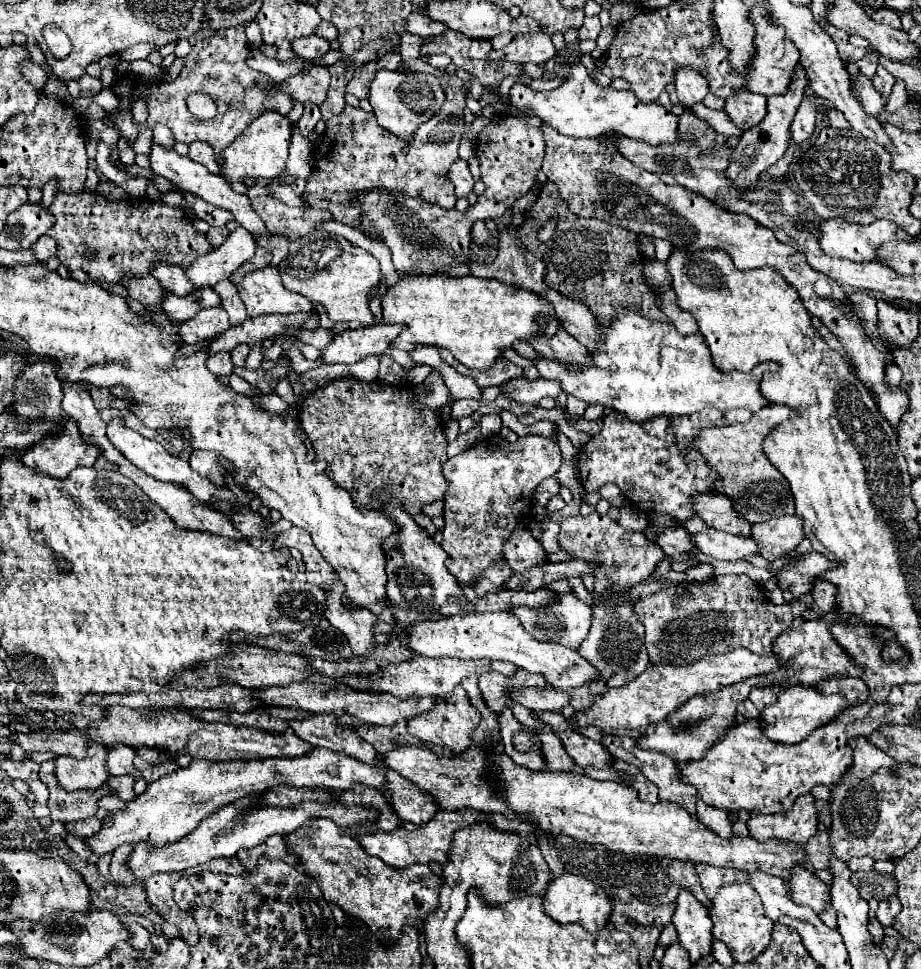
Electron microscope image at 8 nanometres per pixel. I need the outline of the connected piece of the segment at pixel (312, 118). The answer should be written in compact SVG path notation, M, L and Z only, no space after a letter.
M310 103L304 104L303 116L297 122L297 125L304 136L308 136L314 129L316 123L321 119L320 109Z

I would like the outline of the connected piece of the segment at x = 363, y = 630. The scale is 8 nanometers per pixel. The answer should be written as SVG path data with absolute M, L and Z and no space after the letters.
M334 581L326 589L324 617L332 623L332 627L336 627L340 633L346 635L354 655L368 655L368 651L376 647L376 643L372 641L374 637L372 627L376 617L370 611L364 611L362 607L348 609L342 603L342 593L344 593L344 585L340 581Z

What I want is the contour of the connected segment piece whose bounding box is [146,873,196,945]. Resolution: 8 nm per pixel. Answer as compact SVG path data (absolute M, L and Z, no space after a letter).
M156 873L152 877L146 879L146 891L148 891L148 901L152 903L152 907L170 923L174 923L180 929L180 935L186 943L194 945L194 921L188 917L188 913L180 911L180 907L176 907L174 899L172 899L172 885L174 885L176 875L168 875L168 873Z

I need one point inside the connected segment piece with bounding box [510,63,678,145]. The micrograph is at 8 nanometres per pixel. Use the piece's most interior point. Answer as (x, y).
(580, 108)

